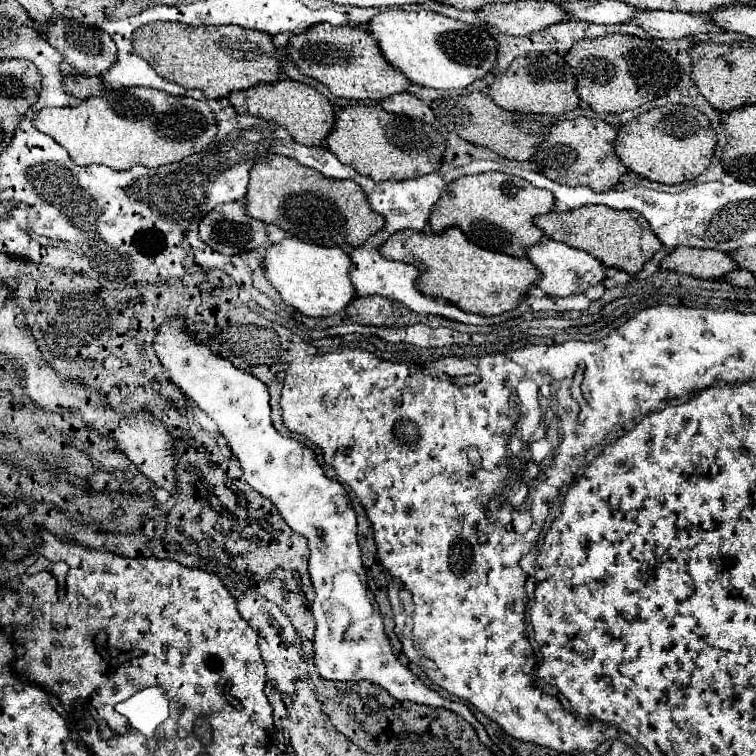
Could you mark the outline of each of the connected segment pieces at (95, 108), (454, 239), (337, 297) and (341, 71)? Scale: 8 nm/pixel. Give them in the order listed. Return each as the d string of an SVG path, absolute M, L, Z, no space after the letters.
M130 87L124 91L106 91L102 97L90 97L76 107L54 107L42 109L34 113L34 127L52 139L56 139L72 157L76 165L108 165L116 171L130 169L134 165L144 167L160 167L168 163L182 161L192 153L204 151L216 137L218 125L212 109L206 101L196 101L190 97L174 97L166 91L146 89L146 87Z
M450 227L442 235L426 231L418 233L410 229L394 233L394 237L382 245L380 253L388 259L418 267L418 287L424 295L442 297L466 313L478 315L502 315L516 309L528 289L542 277L542 273L528 259L516 259L504 253L482 249L468 241L458 227Z
M296 237L270 245L266 251L266 279L280 293L282 301L298 309L306 317L330 317L340 313L354 297L356 289L350 281L350 257L340 247L320 247Z
M318 23L288 41L288 55L304 75L324 83L332 95L344 99L382 101L394 93L404 93L412 85L404 73L384 59L378 41L366 27L334 27L330 23Z

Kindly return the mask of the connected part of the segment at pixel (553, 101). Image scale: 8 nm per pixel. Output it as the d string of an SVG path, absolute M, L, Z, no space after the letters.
M554 51L514 59L510 69L494 79L494 83L488 89L488 95L502 109L518 113L540 113L540 115L560 117L580 107L580 99L576 95L576 77L572 73L572 67L564 61L562 55Z

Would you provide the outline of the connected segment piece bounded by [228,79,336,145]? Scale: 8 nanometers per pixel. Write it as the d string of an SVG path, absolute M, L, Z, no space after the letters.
M284 79L276 83L260 83L252 89L234 91L228 99L238 113L252 113L252 115L276 121L292 135L294 141L302 145L322 145L322 141L328 137L336 121L336 111L324 95L320 95L314 87L292 81L292 79Z

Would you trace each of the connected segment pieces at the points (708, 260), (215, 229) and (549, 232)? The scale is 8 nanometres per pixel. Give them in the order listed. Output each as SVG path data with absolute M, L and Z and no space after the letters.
M678 247L662 261L662 269L690 275L696 279L718 279L734 271L738 263L722 251Z
M244 203L214 207L200 221L200 239L224 255L236 255L268 245L266 223L248 217Z
M588 205L566 213L552 211L548 215L536 217L534 223L546 233L546 237L576 249L584 249L606 267L616 267L626 273L642 271L644 263L652 259L658 249L662 249L662 241L654 237L648 221L636 211L614 211L602 205Z

